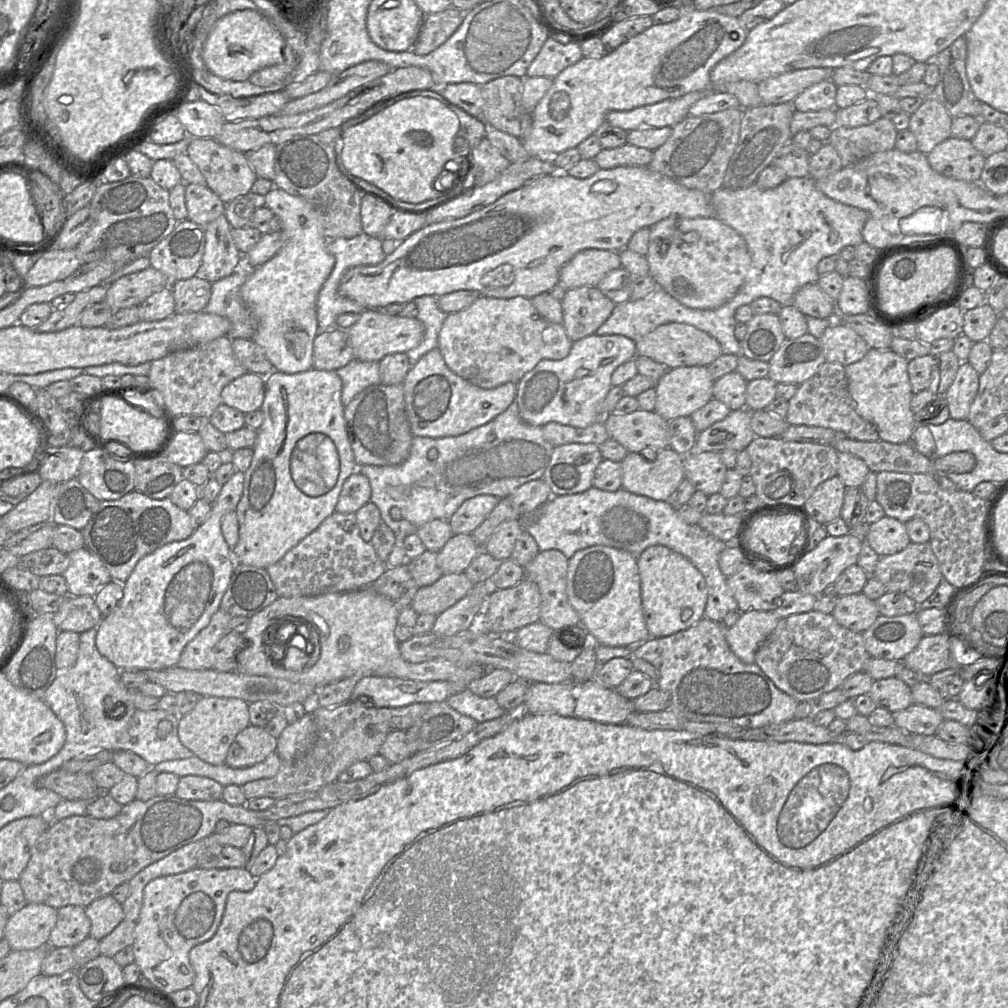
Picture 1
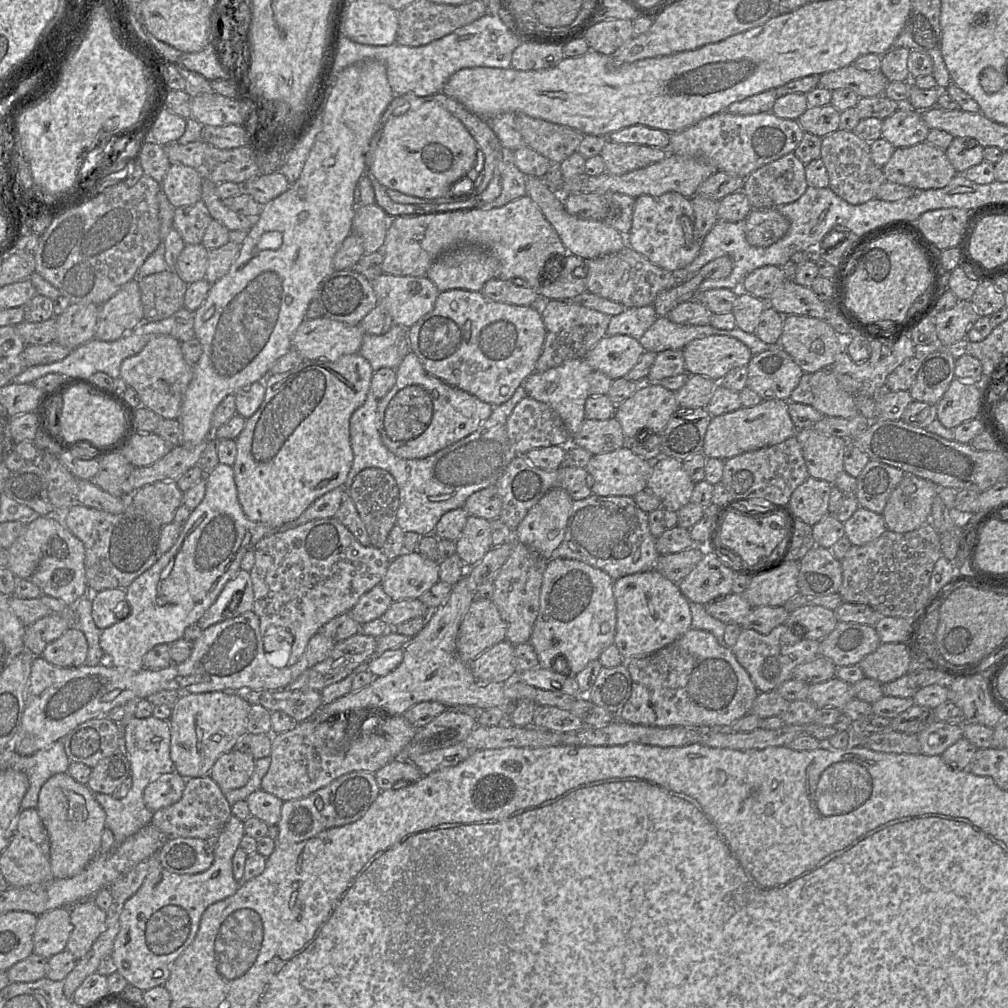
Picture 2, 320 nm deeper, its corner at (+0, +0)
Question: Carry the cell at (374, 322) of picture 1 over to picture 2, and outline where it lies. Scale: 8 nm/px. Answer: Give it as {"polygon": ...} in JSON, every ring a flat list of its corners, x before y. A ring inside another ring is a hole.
{"polygon":[[327,317,305,319,293,336,292,350,300,353,305,361,337,361,345,355,359,353,364,333,360,325,349,326]]}

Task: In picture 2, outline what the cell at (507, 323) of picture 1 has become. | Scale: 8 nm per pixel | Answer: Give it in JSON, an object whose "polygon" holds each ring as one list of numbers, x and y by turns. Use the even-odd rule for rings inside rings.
{"polygon":[[453,289,440,292,434,309,422,317,415,325,408,329,408,338,411,351,420,359,426,371,440,379,444,383,465,391,483,402,491,404,493,407,499,406,511,398,516,389,522,385,525,379,535,372,536,362,542,352,545,342,545,326,541,316,540,309,533,306,519,306,494,302,485,298,480,292,472,292,462,289]]}

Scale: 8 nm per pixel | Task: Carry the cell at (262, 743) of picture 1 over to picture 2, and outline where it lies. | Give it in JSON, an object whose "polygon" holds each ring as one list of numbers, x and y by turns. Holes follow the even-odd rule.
{"polygon":[[231,750,214,763,210,776,223,793,239,789,250,780,256,760,248,753]]}

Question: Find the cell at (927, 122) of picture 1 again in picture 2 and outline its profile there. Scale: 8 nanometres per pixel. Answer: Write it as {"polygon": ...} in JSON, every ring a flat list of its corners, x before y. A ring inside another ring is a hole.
{"polygon":[[901,106,882,121,881,137,895,148,901,148,926,141,929,131,921,111]]}

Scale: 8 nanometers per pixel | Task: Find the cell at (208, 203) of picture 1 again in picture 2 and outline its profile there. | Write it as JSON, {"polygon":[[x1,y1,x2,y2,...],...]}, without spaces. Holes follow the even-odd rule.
{"polygon":[[200,204,175,208,173,228,185,244,199,244,213,219]]}

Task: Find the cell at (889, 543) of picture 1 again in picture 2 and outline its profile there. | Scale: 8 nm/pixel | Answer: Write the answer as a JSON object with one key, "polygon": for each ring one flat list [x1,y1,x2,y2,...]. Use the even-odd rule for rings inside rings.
{"polygon":[[859,507,844,522,845,535,851,541,852,545,869,543,877,539,886,529,882,514,878,514,864,507]]}

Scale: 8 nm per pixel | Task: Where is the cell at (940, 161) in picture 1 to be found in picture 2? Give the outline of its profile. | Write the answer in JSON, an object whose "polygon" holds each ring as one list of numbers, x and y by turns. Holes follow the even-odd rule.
{"polygon":[[926,141,896,148,882,170,886,181,925,190,943,188,957,174,945,151]]}

